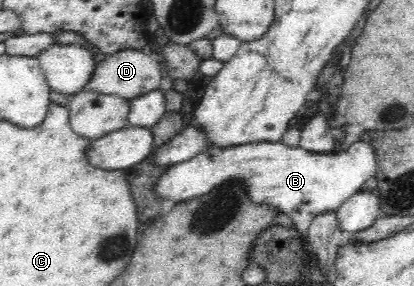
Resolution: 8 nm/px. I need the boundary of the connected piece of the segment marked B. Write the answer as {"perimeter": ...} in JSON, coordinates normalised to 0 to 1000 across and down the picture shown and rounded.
{"perimeter":[[[872,486],[841,514],[836,528],[804,528],[800,535],[756,535],[729,514],[700,514],[681,493],[650,500],[599,500],[582,510],[510,514],[452,563],[415,577],[379,633],[374,678],[399,696],[418,696],[428,710],[500,682],[500,668],[517,664],[529,647],[558,636],[580,640],[589,661],[601,661],[611,706],[659,720],[703,762],[732,822],[744,822],[746,794],[771,752],[809,745],[853,682],[877,668],[877,647],[901,626],[908,605],[908,549],[896,507]]]}

